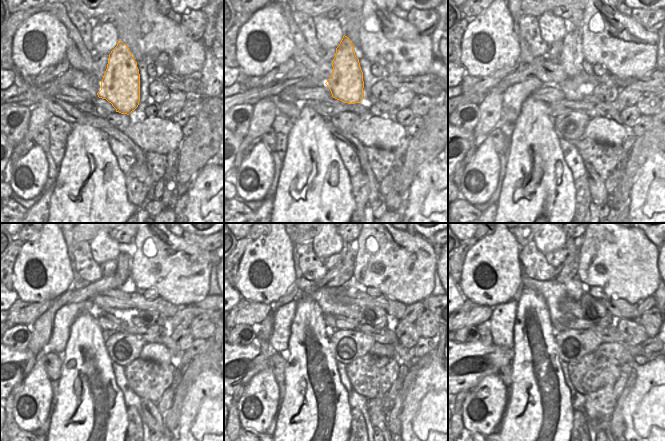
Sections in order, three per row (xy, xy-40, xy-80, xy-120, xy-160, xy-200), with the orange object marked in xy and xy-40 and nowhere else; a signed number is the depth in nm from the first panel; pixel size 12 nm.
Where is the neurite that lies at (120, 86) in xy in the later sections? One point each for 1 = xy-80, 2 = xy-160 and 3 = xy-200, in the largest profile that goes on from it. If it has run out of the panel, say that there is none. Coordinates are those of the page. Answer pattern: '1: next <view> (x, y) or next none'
1: next xy-80 (568, 59)
2: next xy-160 (347, 252)
3: next xy-200 (570, 245)

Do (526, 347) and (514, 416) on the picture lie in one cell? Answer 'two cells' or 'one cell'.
one cell

